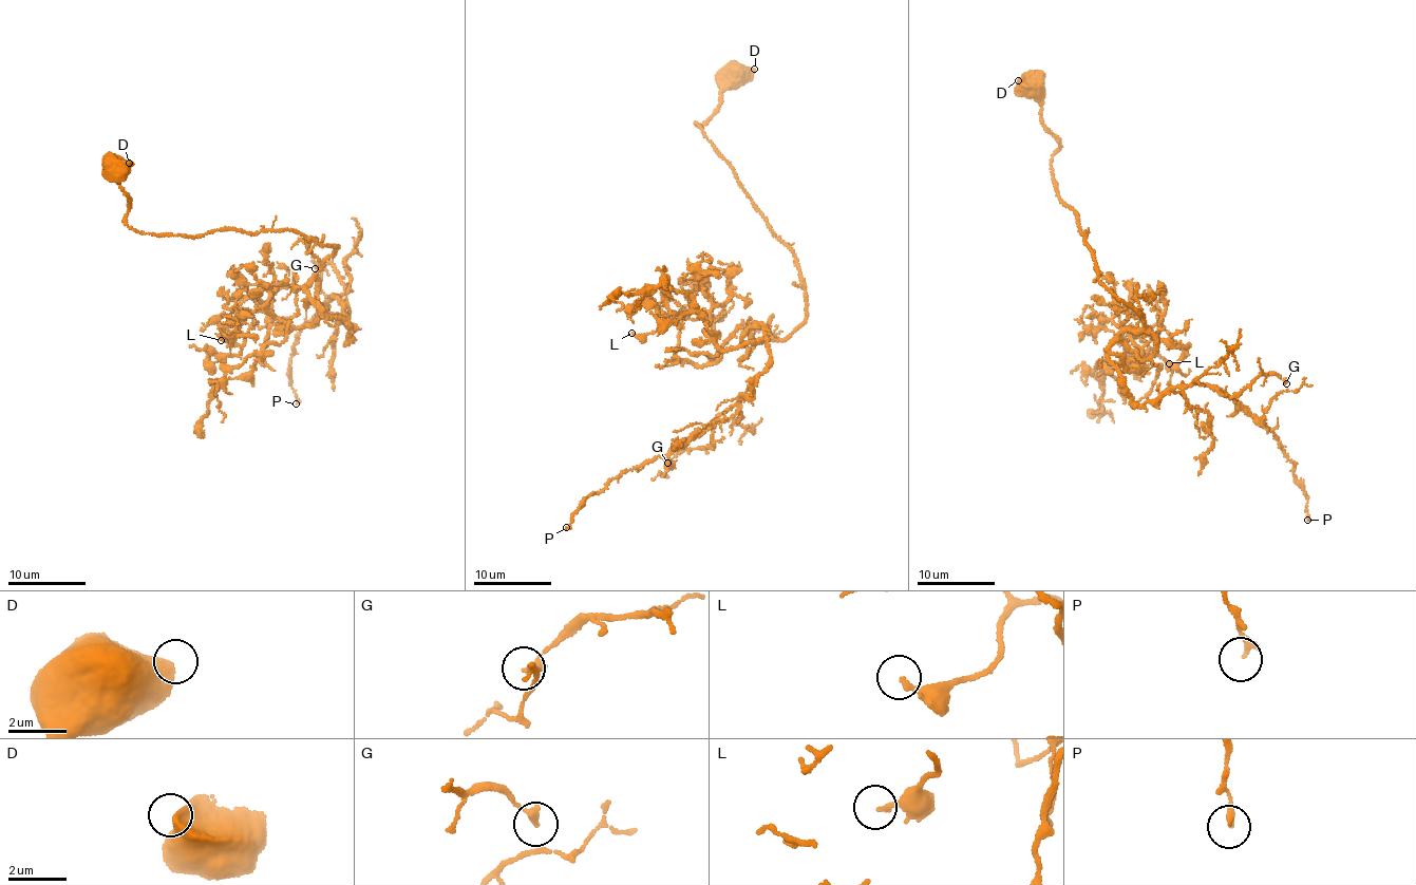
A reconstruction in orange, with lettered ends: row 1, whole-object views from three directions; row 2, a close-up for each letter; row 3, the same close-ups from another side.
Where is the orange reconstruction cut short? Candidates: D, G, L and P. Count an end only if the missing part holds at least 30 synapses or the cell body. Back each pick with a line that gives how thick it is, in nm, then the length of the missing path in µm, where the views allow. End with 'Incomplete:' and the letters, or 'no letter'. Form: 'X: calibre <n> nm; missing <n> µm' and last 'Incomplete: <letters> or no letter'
Incomplete: no letter

